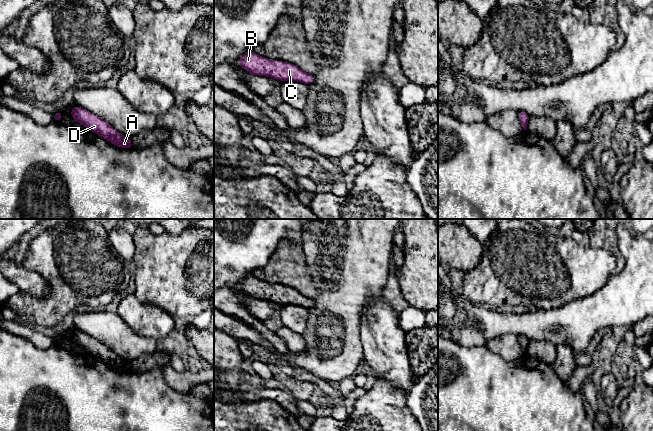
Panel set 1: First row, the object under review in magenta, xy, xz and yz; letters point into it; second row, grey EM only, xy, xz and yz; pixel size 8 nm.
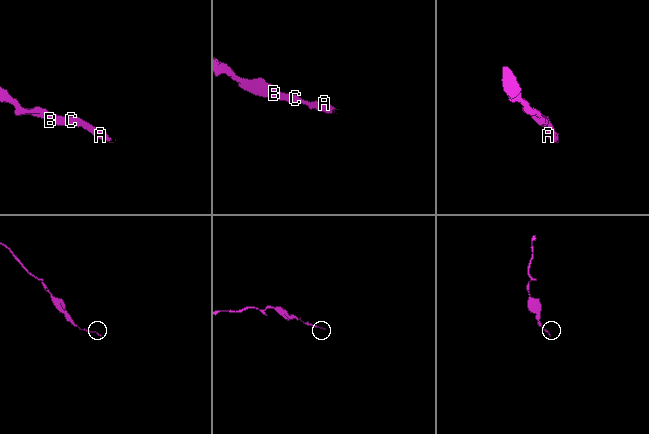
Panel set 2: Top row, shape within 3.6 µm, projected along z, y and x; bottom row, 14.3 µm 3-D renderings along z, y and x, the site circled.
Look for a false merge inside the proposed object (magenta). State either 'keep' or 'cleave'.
keep

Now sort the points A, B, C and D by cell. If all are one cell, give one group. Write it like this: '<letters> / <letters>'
A B C D

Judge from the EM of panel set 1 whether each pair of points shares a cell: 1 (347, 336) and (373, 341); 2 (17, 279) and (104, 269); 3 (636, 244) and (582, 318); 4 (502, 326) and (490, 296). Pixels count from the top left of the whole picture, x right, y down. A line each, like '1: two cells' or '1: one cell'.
1: two cells
2: two cells
3: one cell
4: two cells

